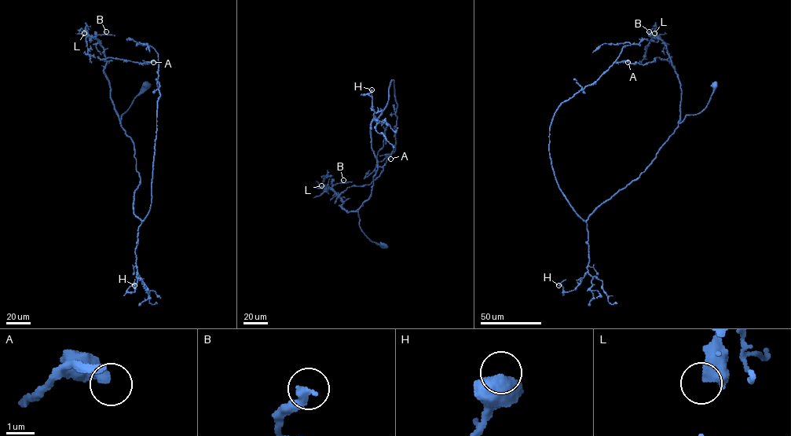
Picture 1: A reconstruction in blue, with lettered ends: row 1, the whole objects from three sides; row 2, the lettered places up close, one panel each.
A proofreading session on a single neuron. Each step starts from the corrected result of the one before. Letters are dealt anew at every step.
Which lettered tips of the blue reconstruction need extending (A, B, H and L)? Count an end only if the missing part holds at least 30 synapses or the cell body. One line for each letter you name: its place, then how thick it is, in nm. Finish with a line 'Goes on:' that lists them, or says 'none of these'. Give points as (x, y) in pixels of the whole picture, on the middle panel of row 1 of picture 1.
Goes on: none of these

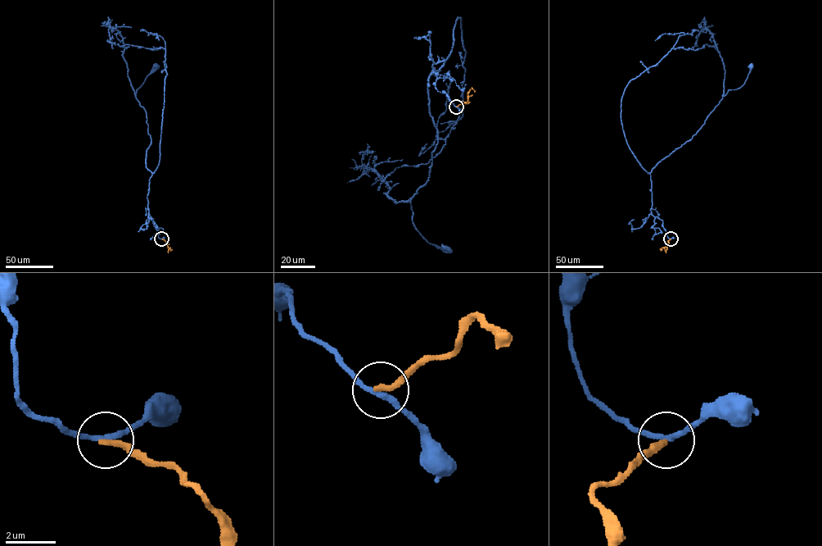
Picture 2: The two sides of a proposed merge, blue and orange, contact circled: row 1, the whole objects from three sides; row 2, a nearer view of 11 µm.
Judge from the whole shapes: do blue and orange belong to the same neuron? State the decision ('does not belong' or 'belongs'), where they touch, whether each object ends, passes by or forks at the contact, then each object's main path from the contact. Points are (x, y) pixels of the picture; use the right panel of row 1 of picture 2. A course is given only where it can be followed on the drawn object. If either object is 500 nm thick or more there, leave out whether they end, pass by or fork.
belongs; place (670, 238); blue passes by; orange ends; course blue (670, 238), (662, 220), (651, 214), (650, 173), (696, 134), (729, 90), (740, 88), (750, 66); course orange (670, 238), (669, 245), (662, 249)

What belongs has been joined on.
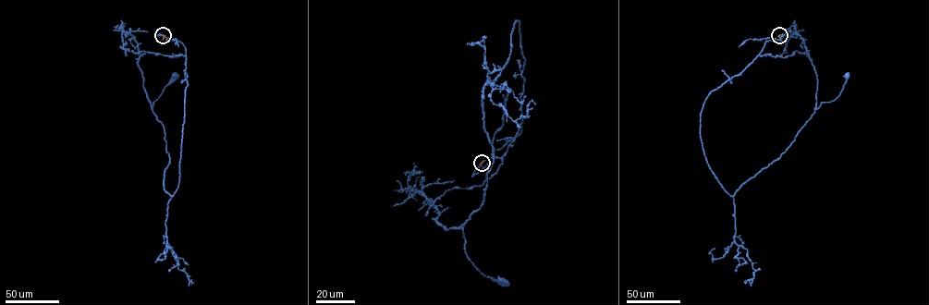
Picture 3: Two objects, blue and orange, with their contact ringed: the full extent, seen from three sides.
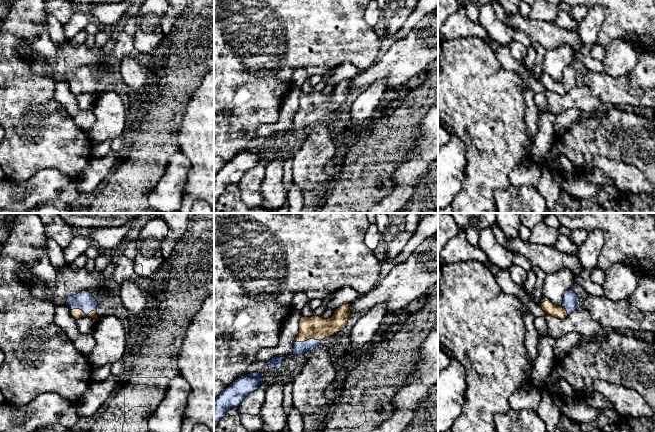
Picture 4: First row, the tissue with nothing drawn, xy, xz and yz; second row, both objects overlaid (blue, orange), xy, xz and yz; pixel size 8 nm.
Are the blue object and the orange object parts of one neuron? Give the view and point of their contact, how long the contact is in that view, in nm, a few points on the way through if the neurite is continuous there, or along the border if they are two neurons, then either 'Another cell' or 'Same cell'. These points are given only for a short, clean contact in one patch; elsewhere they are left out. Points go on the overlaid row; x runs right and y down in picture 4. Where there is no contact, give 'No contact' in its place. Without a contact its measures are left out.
Touches blue at xy (84, 312). Shared border 200 nm. Path across: xy (84, 300), (84, 312), (76, 313). Same cell

